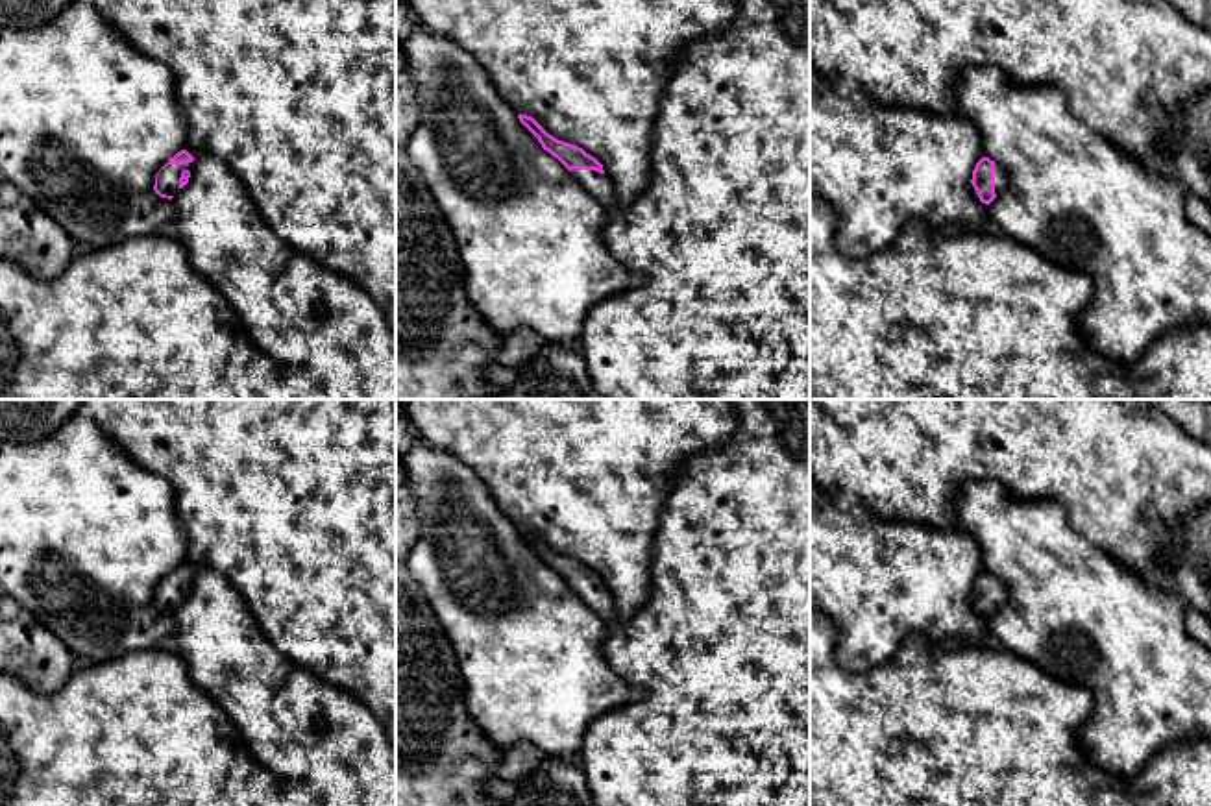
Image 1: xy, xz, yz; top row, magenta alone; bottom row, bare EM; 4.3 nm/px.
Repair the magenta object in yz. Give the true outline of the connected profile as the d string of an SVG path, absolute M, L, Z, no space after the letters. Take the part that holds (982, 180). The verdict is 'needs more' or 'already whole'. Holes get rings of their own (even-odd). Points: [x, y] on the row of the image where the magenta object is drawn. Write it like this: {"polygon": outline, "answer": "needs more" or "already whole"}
{"polygon": "M982 157L971 179L982 203L989 205L997 196L1004 194L1008 189L1008 174L989 157Z", "answer": "needs more"}

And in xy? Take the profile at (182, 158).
{"polygon": "M85 0L139 54L163 63L174 74L176 98L187 128L185 148L155 174L153 190L172 200L187 183L192 153L218 157L246 187L263 220L298 253L309 255L359 285L396 331L396 0Z", "answer": "needs more"}

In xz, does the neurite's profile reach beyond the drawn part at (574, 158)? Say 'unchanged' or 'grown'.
grown

